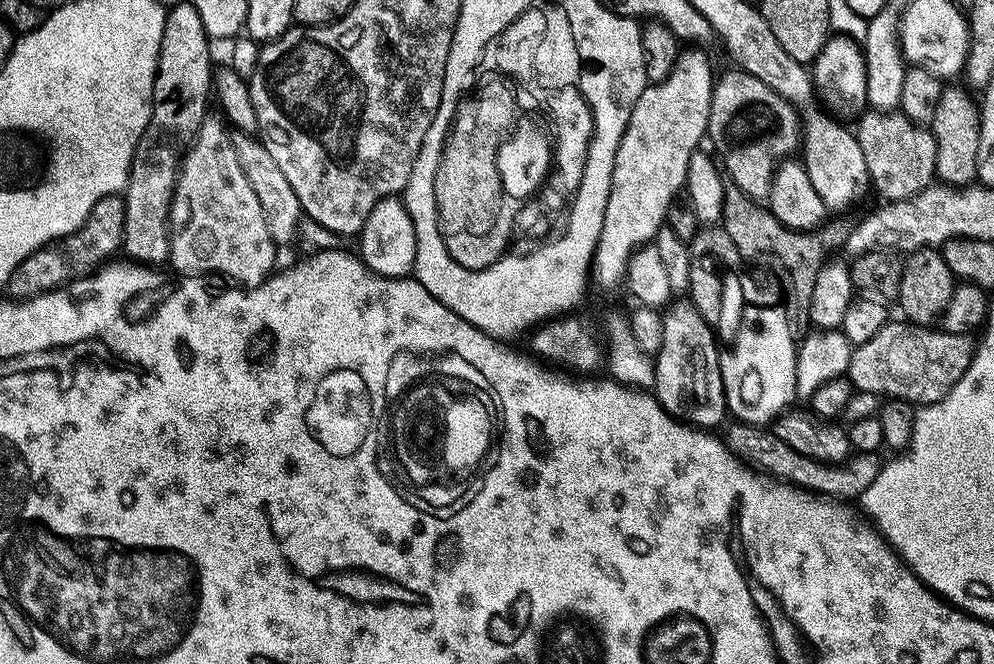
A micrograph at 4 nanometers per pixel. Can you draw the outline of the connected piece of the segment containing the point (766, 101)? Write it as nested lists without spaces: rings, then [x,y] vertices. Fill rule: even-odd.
[[[733,70],[715,85],[708,123],[707,139],[716,143],[715,151],[724,155],[723,167],[731,183],[741,188],[751,200],[764,202],[771,197],[772,180],[776,169],[789,158],[795,157],[802,148],[802,116],[796,108],[783,100],[778,93],[748,72]]]

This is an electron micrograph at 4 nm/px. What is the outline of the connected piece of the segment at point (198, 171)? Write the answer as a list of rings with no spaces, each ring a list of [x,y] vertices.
[[[212,114],[205,119],[180,165],[172,199],[171,259],[176,260],[176,268],[184,278],[216,275],[237,280],[240,286],[263,284],[273,275],[278,246],[272,241],[270,226],[266,226],[262,202],[258,202],[246,170],[242,170],[237,145],[236,148],[232,145],[233,133],[216,116]]]

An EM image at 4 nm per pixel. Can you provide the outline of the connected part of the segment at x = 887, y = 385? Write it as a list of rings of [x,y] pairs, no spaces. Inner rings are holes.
[[[890,322],[870,342],[853,351],[847,375],[856,392],[869,392],[881,398],[904,400],[913,406],[942,402],[962,382],[976,357],[977,341],[971,335],[929,330],[911,322]]]

